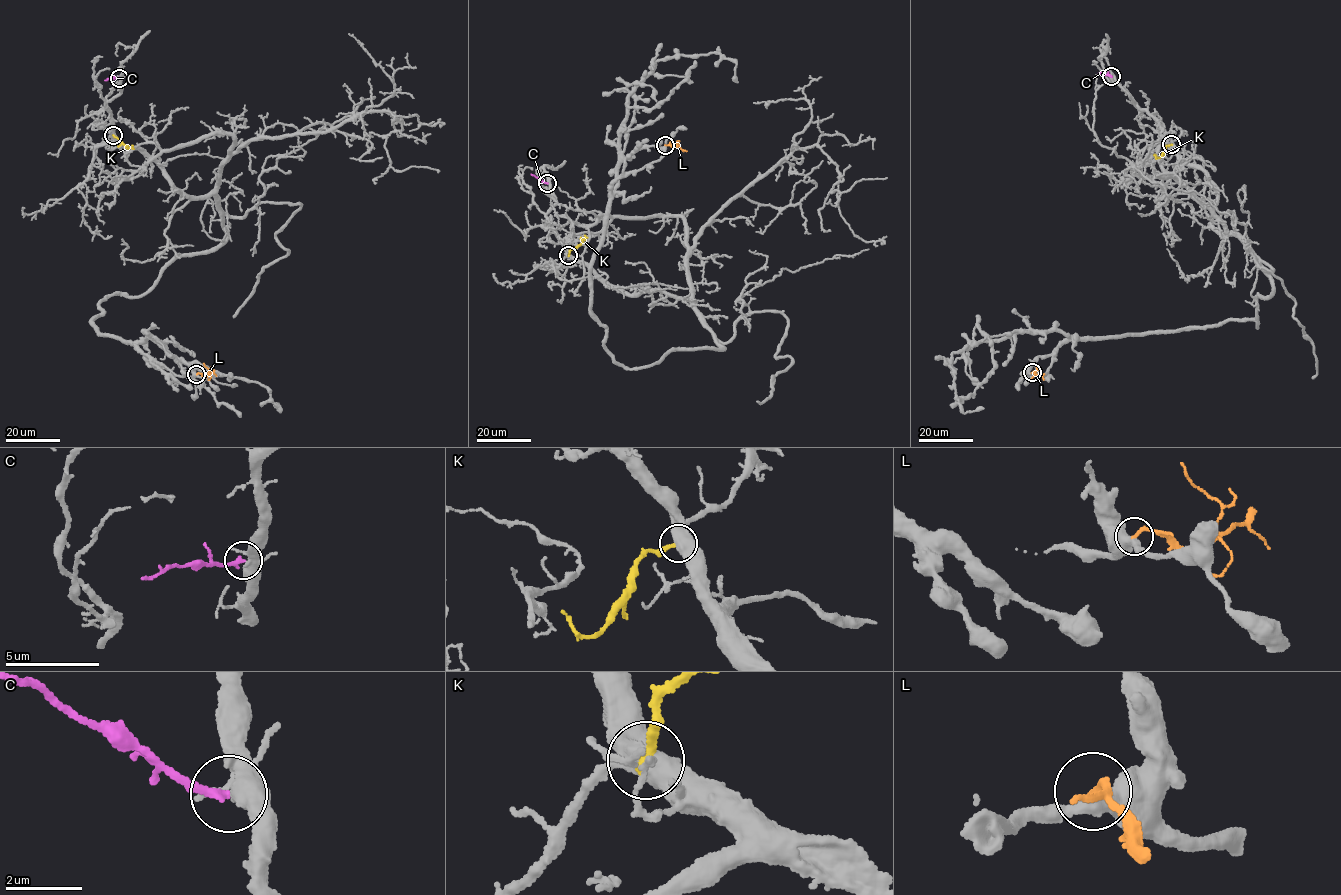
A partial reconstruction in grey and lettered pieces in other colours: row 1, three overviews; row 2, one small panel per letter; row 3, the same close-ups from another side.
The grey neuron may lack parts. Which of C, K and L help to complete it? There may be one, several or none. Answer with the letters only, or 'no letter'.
C

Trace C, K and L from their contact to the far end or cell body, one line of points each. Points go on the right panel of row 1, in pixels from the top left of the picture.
C: (1111, 76), (1098, 73)
K: (1171, 144), (1167, 145), (1160, 157), (1153, 155)
L: (1033, 372), (1037, 376), (1035, 363)

